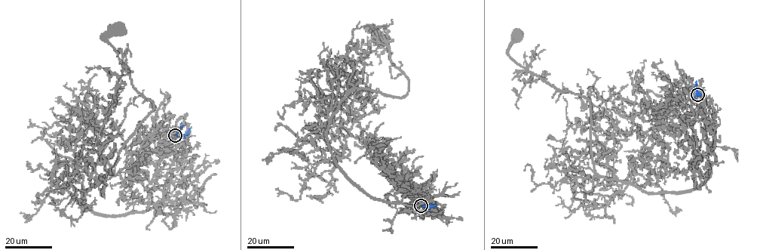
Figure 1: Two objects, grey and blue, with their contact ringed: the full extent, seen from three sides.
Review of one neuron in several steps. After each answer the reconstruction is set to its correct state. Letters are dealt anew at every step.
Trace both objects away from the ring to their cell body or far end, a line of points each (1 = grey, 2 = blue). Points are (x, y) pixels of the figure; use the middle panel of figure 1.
1: (421, 205), (366, 195), (328, 140), (331, 115), (353, 89), (407, 91), (372, 26), (381, 39)
2: (421, 205), (435, 206)

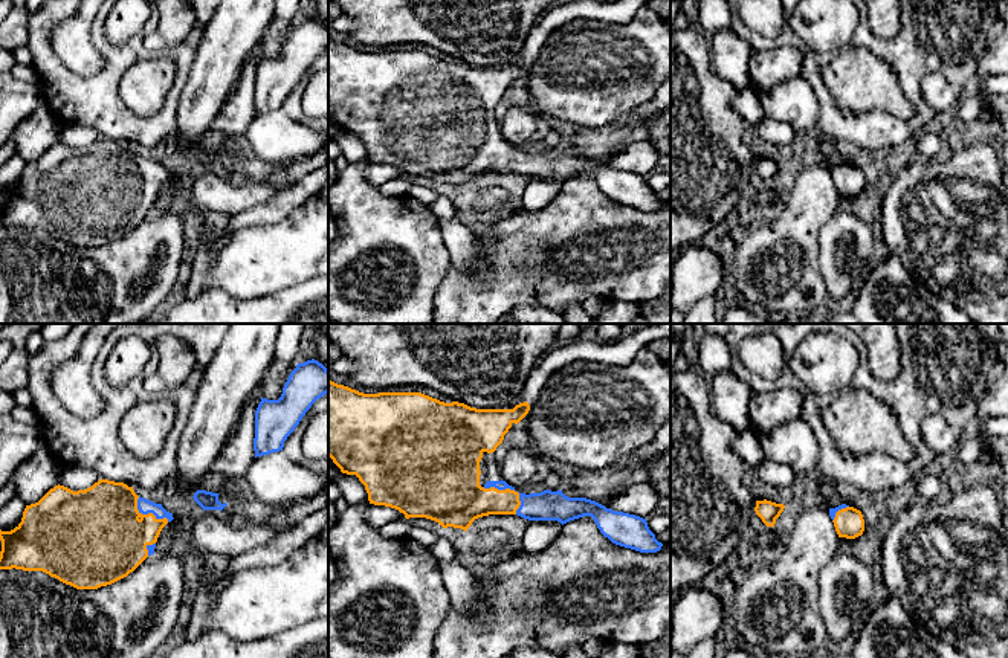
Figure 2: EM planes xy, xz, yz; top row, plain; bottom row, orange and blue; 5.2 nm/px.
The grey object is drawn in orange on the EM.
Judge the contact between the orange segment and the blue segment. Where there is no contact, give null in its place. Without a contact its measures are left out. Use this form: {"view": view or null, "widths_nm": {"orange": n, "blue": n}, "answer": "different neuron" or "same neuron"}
{"view": "xz", "widths_nm": {"orange": 240, "blue": 50}, "answer": "same neuron"}

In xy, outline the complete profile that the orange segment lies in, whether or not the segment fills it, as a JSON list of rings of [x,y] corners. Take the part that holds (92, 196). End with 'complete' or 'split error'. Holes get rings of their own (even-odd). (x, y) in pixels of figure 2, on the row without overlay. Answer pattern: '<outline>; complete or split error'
[[[99,137],[92,145],[78,150],[58,142],[38,160],[26,163],[21,180],[14,188],[0,188],[0,227],[43,229],[76,247],[98,247],[127,235],[154,212],[162,186],[173,177],[173,171],[162,162],[137,154],[133,145],[124,140]]]; split error

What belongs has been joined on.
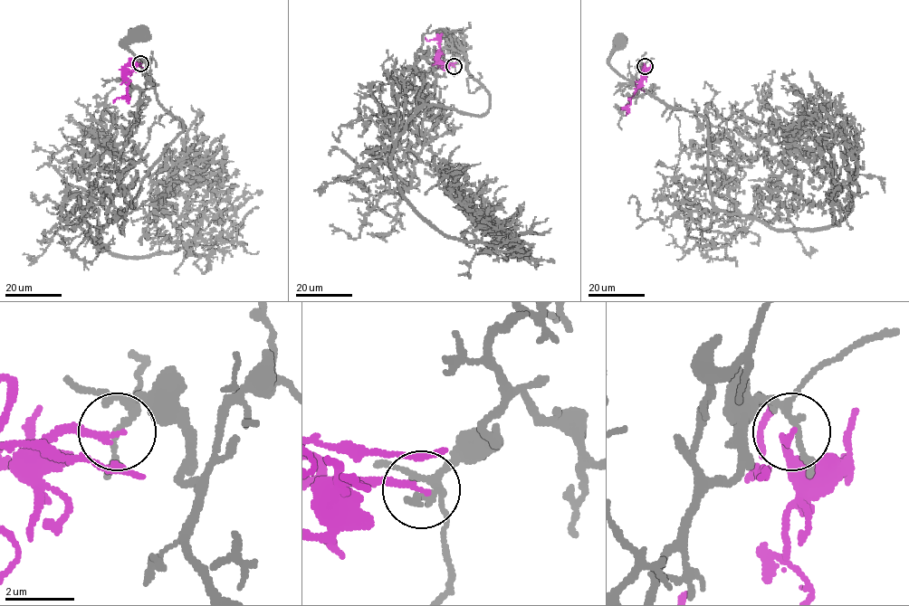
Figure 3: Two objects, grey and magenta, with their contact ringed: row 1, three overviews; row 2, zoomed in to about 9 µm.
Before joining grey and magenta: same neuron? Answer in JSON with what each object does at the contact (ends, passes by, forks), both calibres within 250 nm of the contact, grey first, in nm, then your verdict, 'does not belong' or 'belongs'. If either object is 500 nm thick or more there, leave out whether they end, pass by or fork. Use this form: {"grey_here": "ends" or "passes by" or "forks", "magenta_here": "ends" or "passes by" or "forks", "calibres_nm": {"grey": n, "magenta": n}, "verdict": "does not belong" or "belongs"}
{"grey_here": "forks", "magenta_here": "ends", "calibres_nm": {"grey": 150, "magenta": 190}, "verdict": "does not belong"}

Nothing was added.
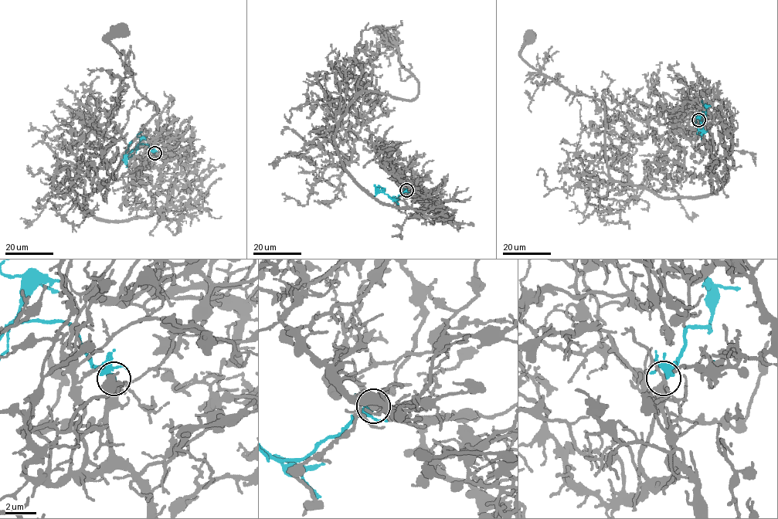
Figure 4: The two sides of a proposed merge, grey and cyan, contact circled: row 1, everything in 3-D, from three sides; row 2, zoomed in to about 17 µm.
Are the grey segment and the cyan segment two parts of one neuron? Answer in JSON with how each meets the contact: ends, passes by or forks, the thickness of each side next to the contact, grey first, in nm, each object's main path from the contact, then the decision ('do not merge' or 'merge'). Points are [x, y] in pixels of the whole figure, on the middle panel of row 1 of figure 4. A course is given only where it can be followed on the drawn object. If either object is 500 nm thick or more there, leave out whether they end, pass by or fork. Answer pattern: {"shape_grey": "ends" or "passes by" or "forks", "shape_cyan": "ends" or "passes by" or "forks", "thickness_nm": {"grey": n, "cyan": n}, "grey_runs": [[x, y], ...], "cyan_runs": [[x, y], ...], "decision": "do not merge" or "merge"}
{"shape_grey": "forks", "shape_cyan": "passes by", "thickness_nm": {"grey": 300, "cyan": 240}, "grey_runs": [[406, 190], [415, 195], [405, 207], [371, 197], [334, 139], [362, 92], [417, 94], [381, 28], [390, 41]], "cyan_runs": [[406, 190], [392, 198], [383, 192], [377, 191], [376, 187], [378, 185], [385, 190]], "decision": "merge"}

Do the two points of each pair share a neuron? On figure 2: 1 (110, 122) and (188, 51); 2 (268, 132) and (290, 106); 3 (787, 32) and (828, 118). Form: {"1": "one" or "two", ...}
{"1": "one", "2": "two", "3": "one"}

